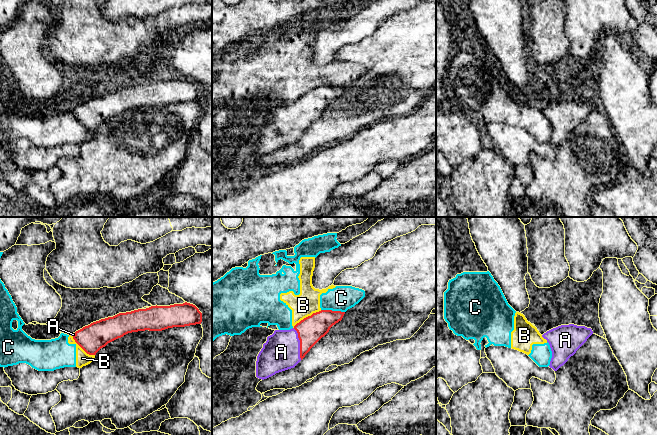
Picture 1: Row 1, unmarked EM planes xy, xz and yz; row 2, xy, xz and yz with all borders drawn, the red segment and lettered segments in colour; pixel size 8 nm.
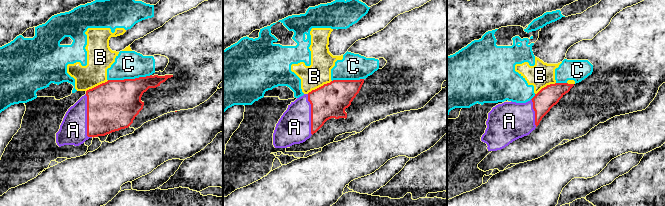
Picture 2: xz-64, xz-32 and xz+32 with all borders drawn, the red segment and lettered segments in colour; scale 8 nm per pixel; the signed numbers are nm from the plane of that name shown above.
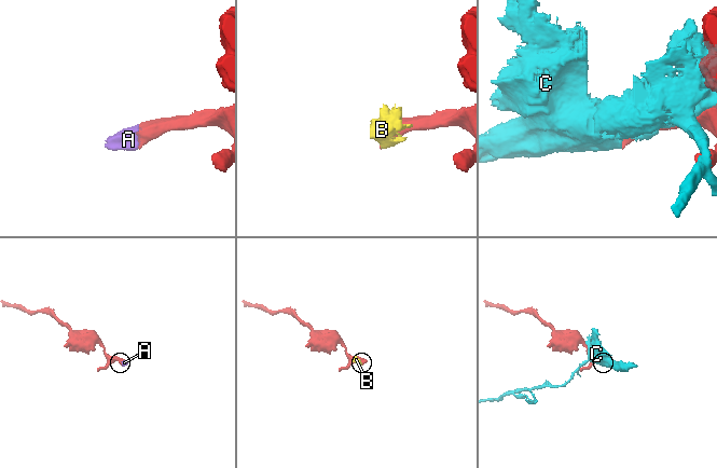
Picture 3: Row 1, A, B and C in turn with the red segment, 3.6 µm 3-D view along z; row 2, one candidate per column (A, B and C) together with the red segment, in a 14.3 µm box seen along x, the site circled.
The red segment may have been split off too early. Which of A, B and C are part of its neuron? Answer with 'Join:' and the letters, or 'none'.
Join: A

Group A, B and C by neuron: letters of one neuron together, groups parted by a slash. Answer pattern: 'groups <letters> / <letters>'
groups A / B C

